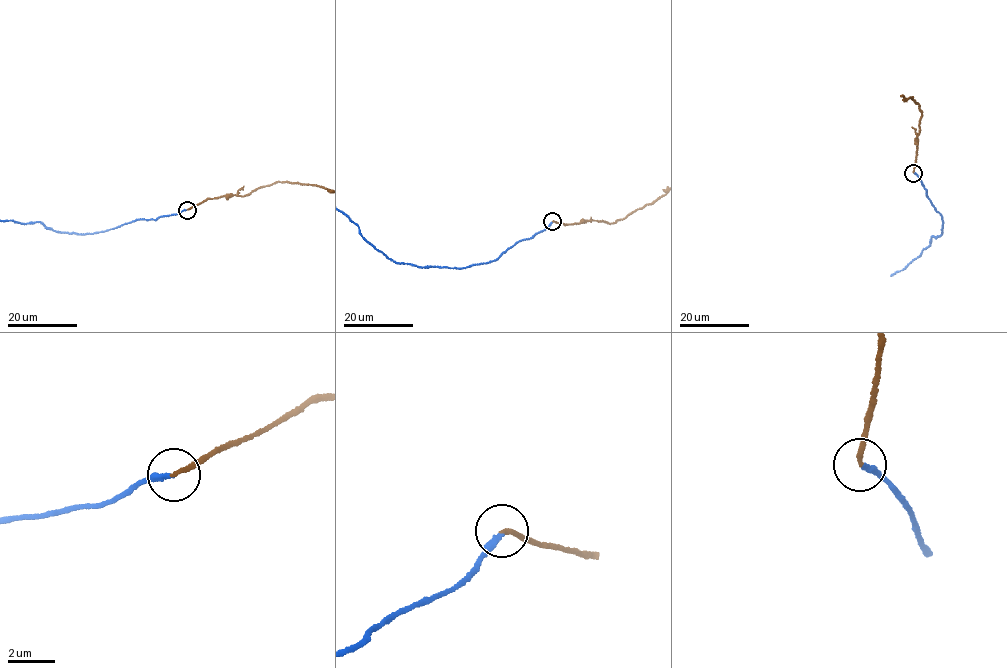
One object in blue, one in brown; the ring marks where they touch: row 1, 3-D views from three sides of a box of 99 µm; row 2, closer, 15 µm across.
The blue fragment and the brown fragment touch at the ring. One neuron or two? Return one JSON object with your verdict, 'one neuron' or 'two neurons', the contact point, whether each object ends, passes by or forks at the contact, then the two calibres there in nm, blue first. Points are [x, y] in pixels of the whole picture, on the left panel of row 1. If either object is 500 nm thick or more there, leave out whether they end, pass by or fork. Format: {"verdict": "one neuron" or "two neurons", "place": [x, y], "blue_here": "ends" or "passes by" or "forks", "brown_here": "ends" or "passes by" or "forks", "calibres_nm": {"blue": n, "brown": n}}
{"verdict": "one neuron", "place": [187, 210], "blue_here": "ends", "brown_here": "ends", "calibres_nm": {"blue": 240, "brown": 180}}

